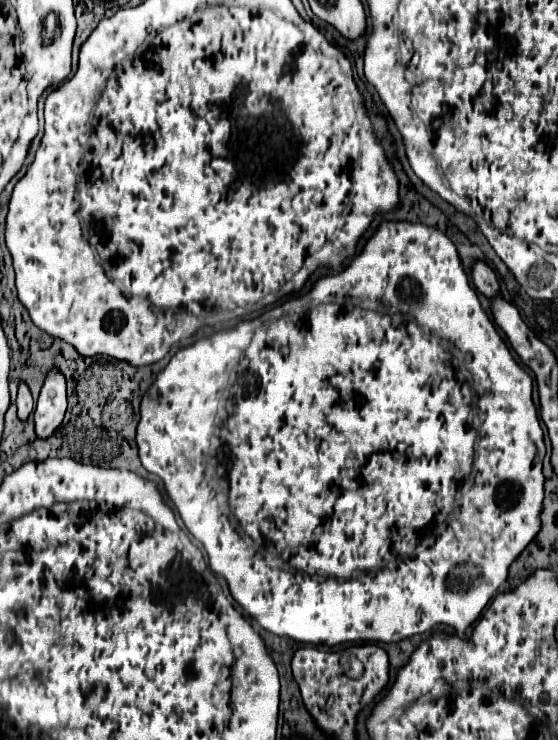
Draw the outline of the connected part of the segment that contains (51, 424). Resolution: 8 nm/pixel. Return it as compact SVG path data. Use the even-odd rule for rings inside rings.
M52 368L46 374L46 380L34 410L36 434L40 438L52 436L52 432L62 424L64 412L66 412L66 380L58 368Z

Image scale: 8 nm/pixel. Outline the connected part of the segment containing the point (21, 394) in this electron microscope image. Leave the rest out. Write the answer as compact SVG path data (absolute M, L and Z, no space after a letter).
M20 382L18 386L18 418L20 420L26 420L30 416L30 412L34 410L34 400L32 400L32 394L30 394L30 388L26 382Z

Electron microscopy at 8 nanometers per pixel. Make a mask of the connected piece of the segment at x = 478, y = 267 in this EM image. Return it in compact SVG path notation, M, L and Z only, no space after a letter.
M476 262L476 264L474 264L472 278L474 278L476 288L478 288L486 298L492 300L492 298L500 296L500 282L498 282L498 276L496 276L496 272L494 272L488 264Z

